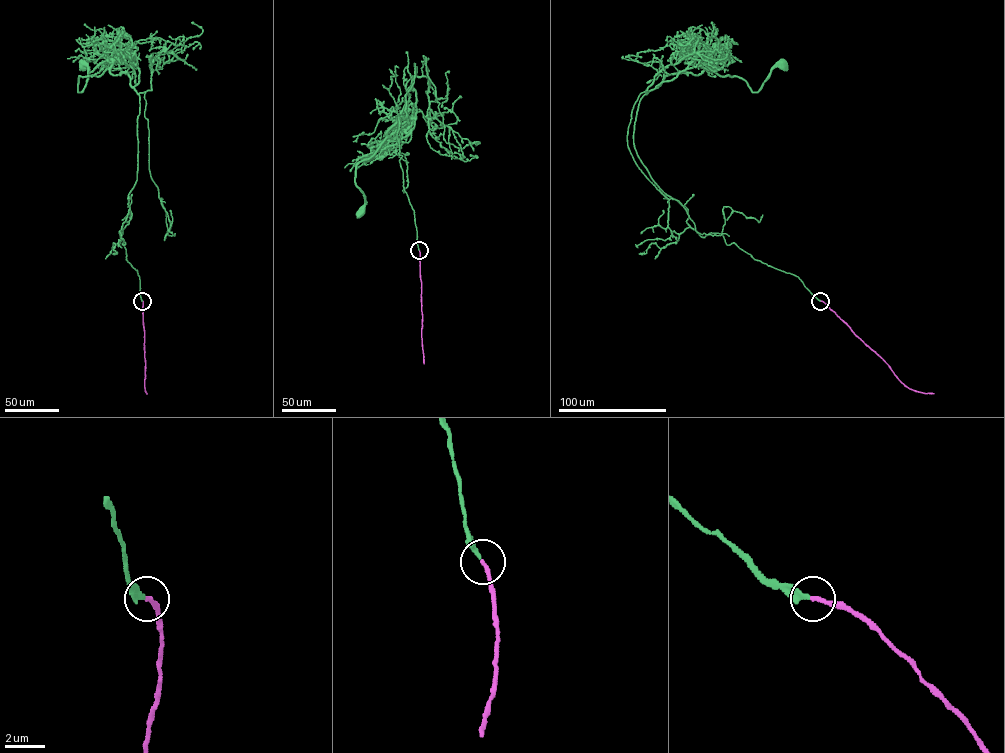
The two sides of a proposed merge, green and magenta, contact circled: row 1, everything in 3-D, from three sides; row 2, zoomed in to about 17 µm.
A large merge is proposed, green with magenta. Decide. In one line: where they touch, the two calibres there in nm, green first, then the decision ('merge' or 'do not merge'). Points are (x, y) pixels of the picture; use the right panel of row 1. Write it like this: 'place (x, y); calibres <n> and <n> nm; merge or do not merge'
place (820, 301); calibres 260 and 200 nm; merge

